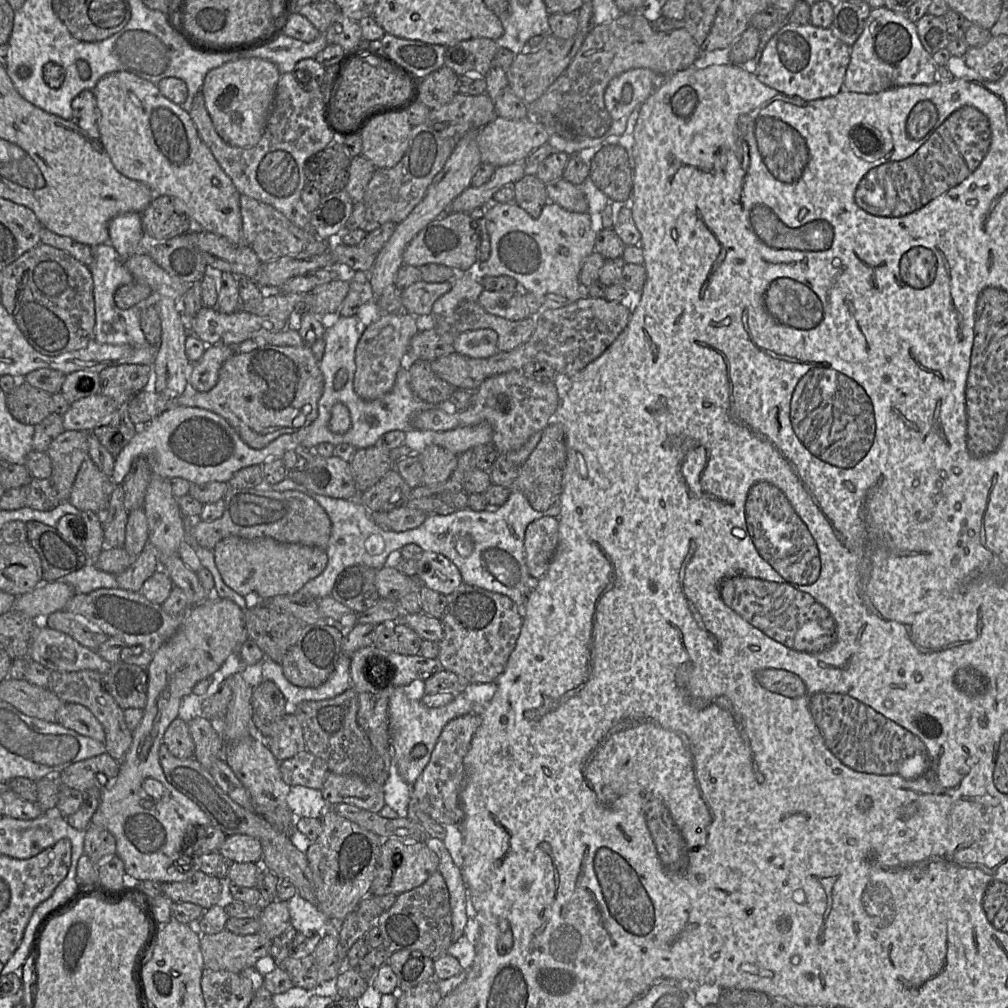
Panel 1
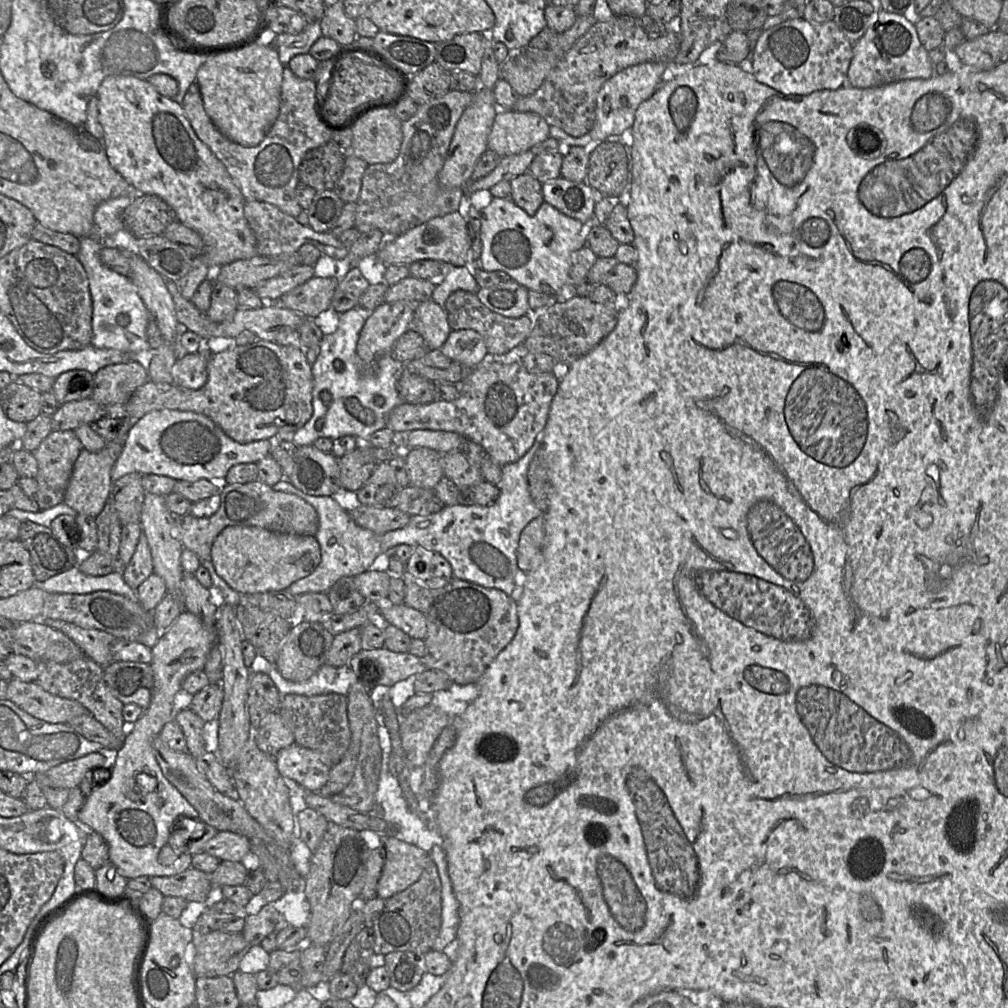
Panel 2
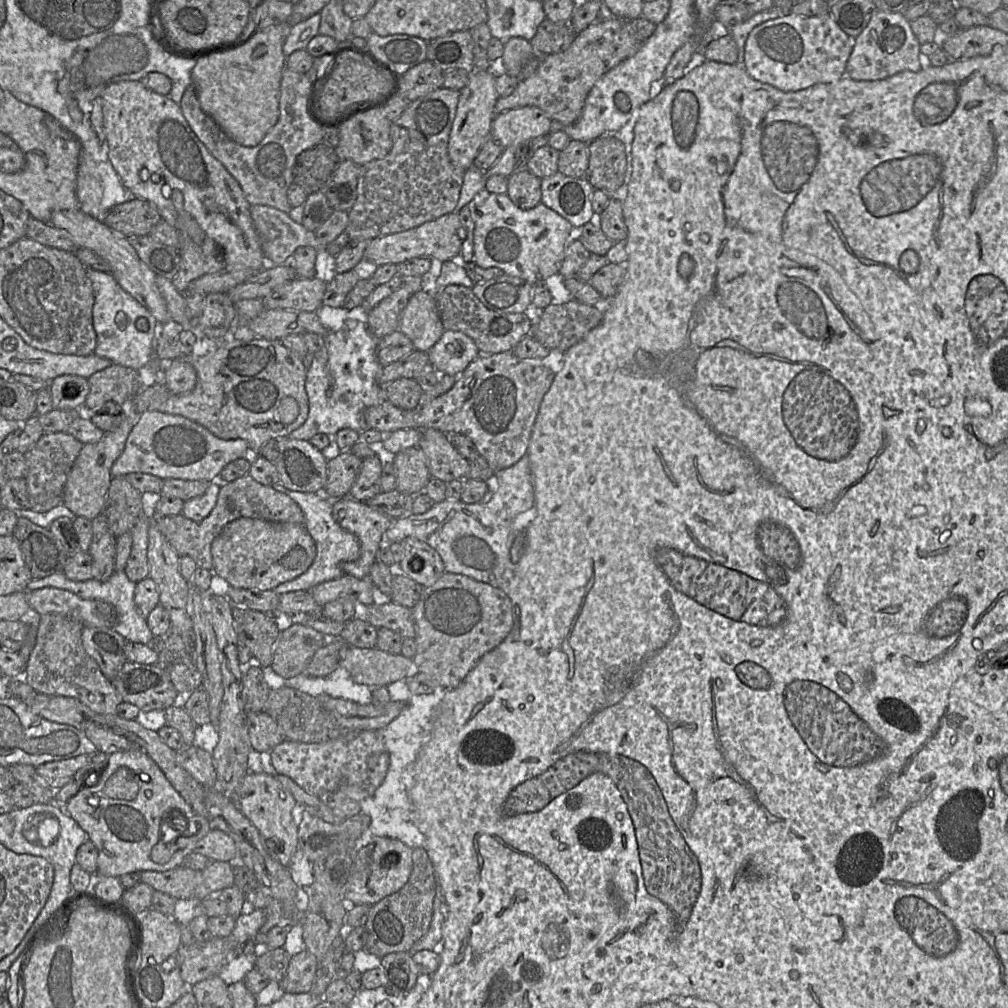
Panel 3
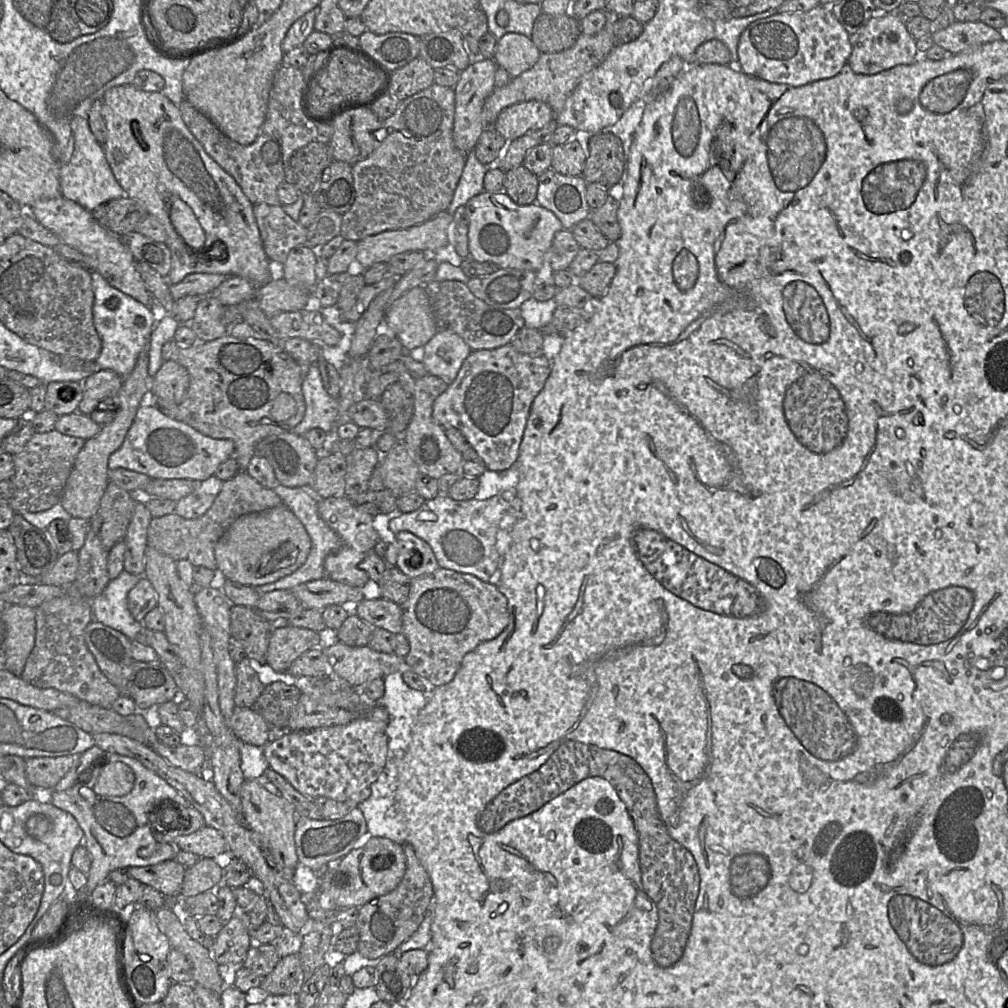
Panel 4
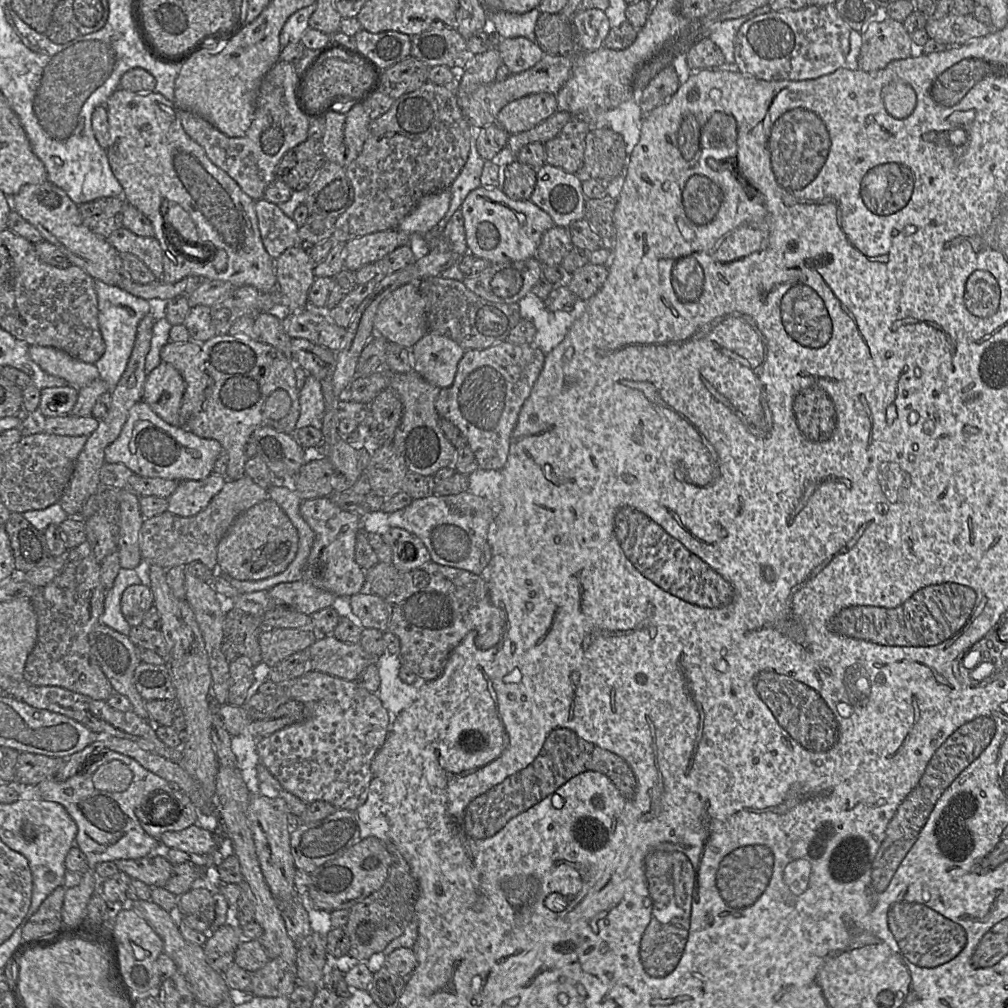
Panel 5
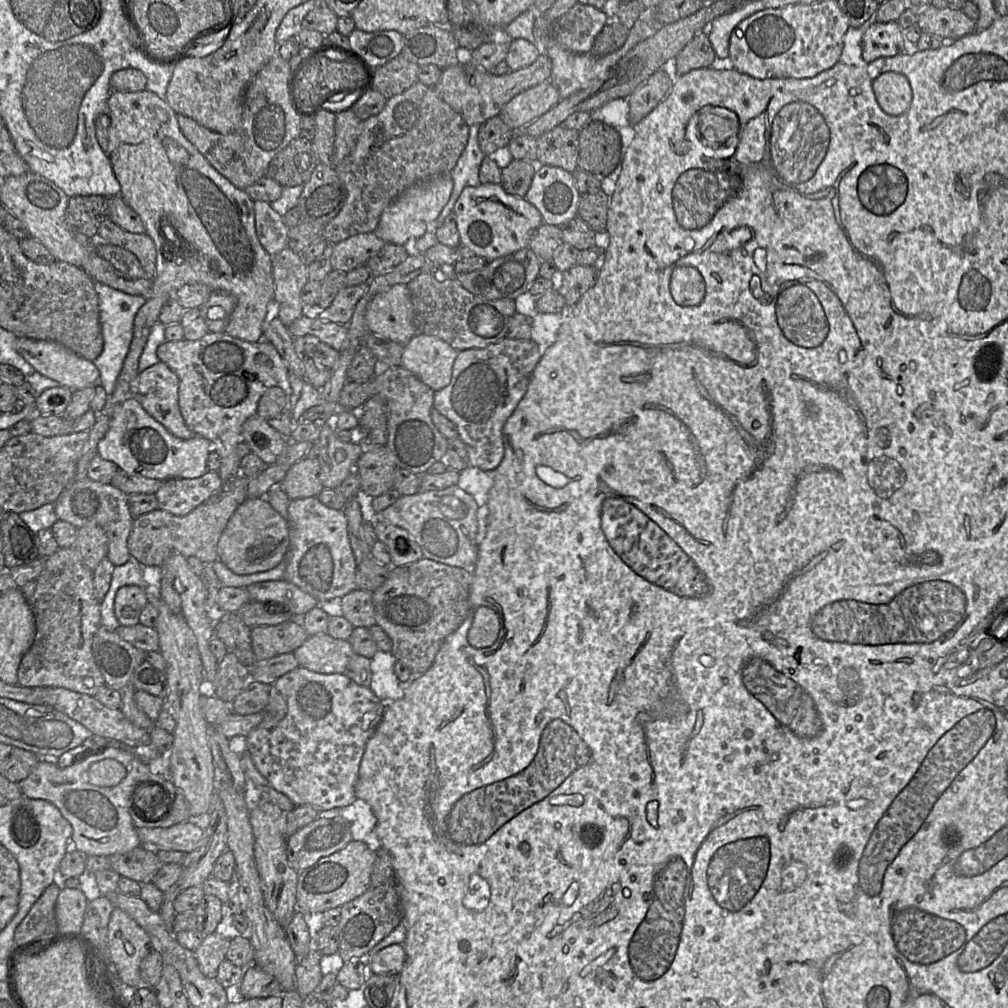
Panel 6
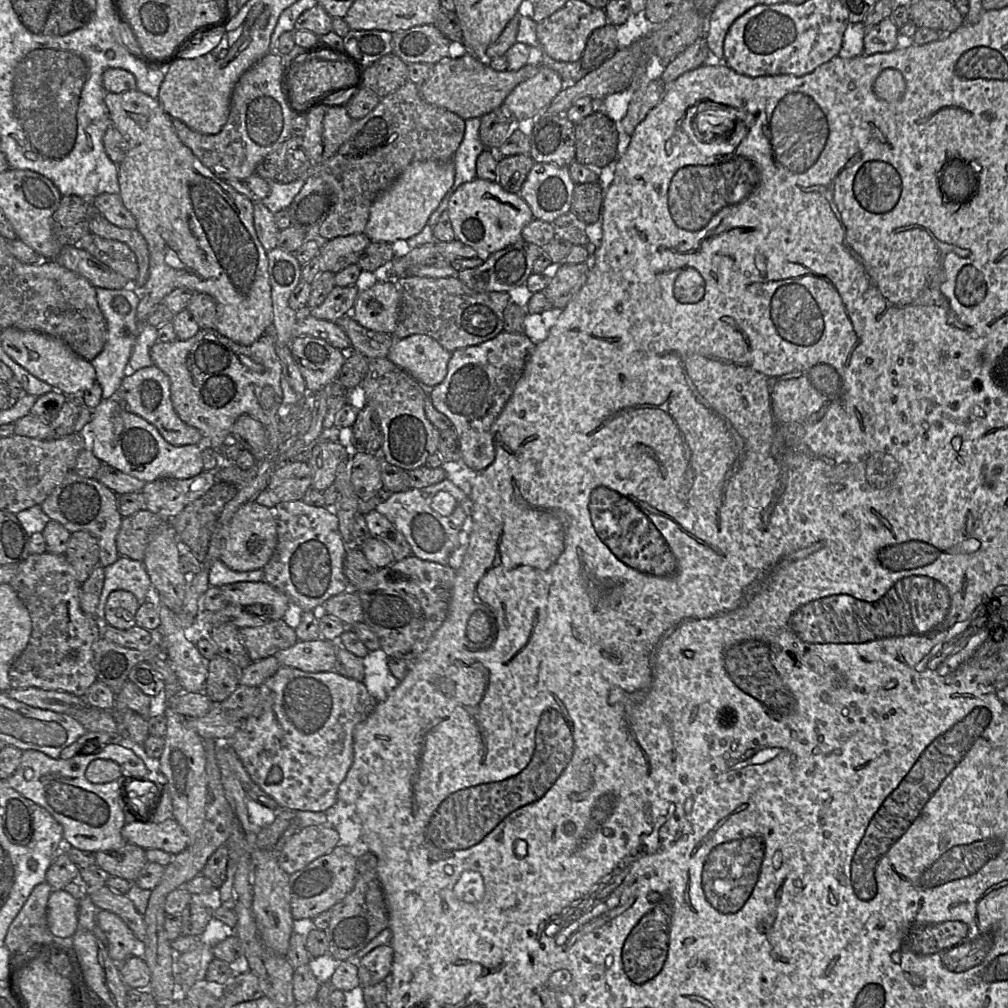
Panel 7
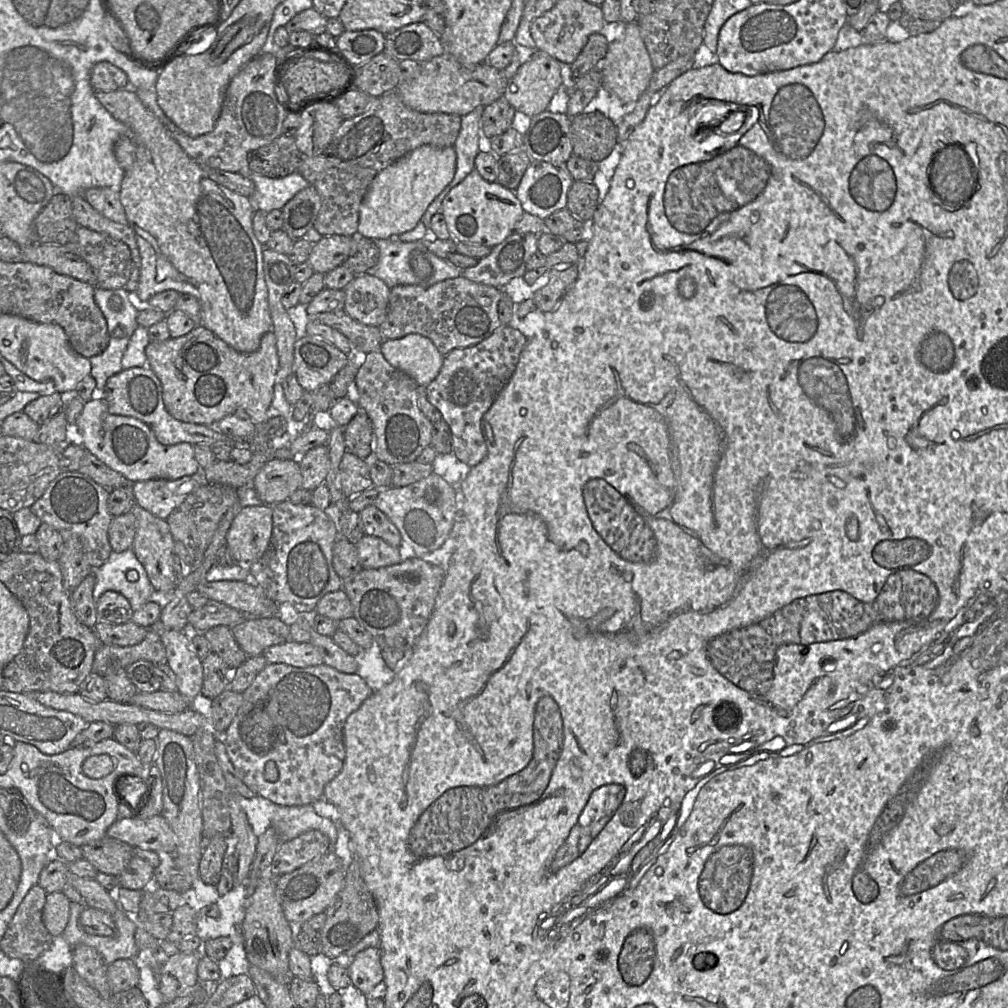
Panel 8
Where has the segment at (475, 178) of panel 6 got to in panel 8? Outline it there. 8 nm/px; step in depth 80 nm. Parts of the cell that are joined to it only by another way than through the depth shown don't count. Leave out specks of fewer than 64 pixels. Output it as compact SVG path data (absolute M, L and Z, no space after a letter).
M483 106L476 107L470 113L461 116L461 127L457 139L453 145L456 152L456 171L451 182L431 202L421 221L428 229L434 214L440 212L442 201L450 190L460 183L474 168L475 158L481 151L481 127L480 119Z

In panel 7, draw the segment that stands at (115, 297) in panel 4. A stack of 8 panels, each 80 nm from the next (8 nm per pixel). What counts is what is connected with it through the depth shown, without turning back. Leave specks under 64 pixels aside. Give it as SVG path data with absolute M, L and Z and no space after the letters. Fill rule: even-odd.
M132 286L122 289L97 287L96 299L106 320L107 338L103 350L91 361L91 364L96 371L96 382L99 383L102 388L102 399L107 399L115 396L124 376L129 372L128 361L139 330L136 311L140 302L140 293ZM116 296L122 296L128 301L130 310L127 314L120 314L114 311L112 307L112 300Z

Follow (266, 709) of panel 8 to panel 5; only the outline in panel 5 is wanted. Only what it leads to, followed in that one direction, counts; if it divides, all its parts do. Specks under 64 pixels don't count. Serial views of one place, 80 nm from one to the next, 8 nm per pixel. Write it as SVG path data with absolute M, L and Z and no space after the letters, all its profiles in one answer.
M310 671L292 681L281 683L289 683L291 698L308 708L309 717L257 739L256 748L260 763L278 780L283 789L305 803L325 801L337 809L355 811L368 797L373 779L371 763L386 740L392 722L391 714L383 707L375 693L370 693L355 681Z

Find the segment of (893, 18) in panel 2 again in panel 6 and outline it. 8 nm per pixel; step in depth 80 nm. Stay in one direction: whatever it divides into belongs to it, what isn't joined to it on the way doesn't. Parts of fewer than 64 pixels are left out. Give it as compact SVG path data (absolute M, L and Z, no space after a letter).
M871 21L867 25L862 41L862 58L866 63L901 53L906 53L905 37L896 21Z

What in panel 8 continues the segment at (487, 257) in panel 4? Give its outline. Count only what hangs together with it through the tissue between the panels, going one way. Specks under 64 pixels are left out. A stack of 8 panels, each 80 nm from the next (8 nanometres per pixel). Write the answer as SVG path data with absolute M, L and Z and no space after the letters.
M474 168L445 196L440 212L453 240L494 247L514 231L524 210L514 191L485 180Z

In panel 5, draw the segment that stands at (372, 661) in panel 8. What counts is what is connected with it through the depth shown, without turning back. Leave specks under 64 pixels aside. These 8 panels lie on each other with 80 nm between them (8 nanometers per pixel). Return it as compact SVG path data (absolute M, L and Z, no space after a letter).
M383 653L375 665L380 676L380 687L375 694L383 707L395 717L417 698L417 684L407 684L400 679L399 669L402 664L398 655Z

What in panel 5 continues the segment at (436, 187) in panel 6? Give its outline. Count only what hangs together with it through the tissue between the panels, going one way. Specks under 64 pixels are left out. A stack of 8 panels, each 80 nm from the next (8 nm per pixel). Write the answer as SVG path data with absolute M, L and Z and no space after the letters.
M450 189L424 196L399 223L397 230L408 234L431 235L434 237L434 231L448 211L450 200Z

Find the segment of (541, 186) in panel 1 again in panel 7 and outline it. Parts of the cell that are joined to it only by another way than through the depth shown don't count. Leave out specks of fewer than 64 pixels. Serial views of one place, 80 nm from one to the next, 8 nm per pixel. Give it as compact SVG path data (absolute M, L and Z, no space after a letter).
M528 154L500 157L497 182L510 193L519 193L535 161Z

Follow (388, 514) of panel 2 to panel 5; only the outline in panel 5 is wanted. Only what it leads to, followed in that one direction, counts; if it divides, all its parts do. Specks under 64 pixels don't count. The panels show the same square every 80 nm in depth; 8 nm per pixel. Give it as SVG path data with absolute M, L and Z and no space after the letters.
M329 497L303 500L300 514L314 533L314 541L303 566L301 580L337 597L350 597L359 593L366 578L366 571L355 561L356 535L362 529L362 516L340 509Z

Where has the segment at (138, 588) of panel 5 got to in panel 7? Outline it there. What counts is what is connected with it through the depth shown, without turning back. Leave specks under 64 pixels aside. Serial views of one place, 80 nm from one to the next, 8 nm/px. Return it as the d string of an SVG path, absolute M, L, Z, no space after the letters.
M112 591L105 605L105 622L119 629L136 625L136 612L141 603L129 591Z

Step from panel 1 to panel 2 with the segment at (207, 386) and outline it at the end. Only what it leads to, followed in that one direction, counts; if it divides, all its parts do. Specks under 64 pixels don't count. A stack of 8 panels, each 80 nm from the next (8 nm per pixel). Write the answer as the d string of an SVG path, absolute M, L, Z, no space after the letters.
M203 349L177 359L172 367L173 383L170 384L192 390L201 388L207 381L207 364L212 354Z

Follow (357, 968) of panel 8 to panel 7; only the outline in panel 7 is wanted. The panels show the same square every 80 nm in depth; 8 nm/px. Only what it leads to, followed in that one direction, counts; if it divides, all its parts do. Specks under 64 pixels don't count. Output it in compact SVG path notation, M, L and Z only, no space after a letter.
M390 945L374 948L358 962L358 977L360 986L377 984L384 981L391 972L394 951Z

